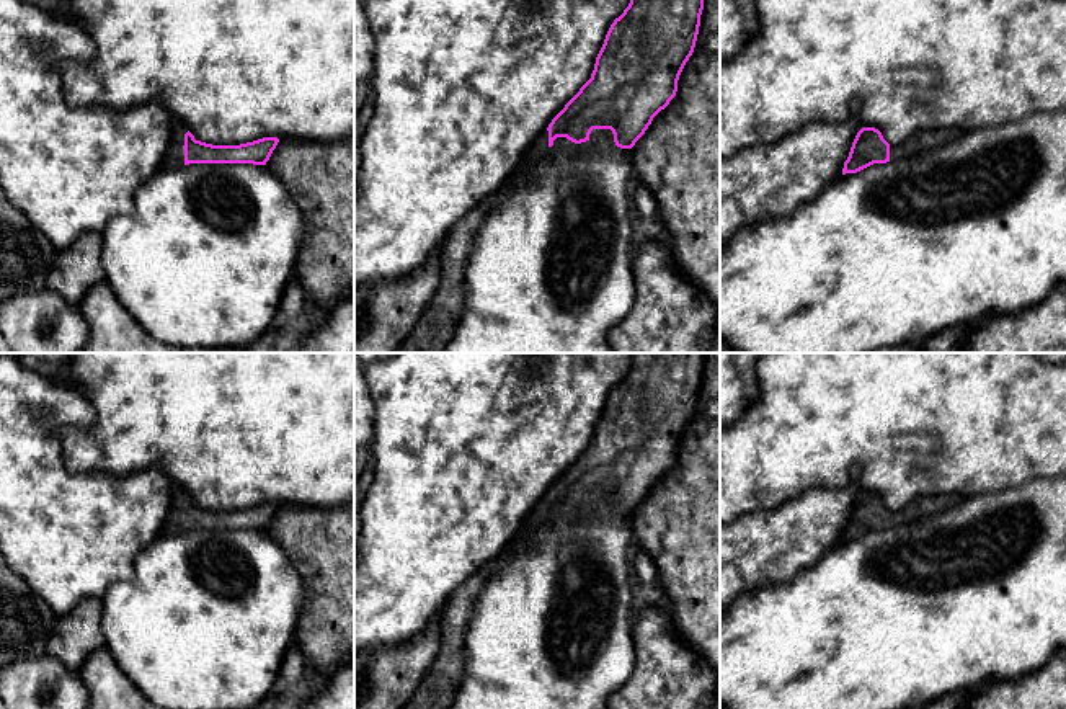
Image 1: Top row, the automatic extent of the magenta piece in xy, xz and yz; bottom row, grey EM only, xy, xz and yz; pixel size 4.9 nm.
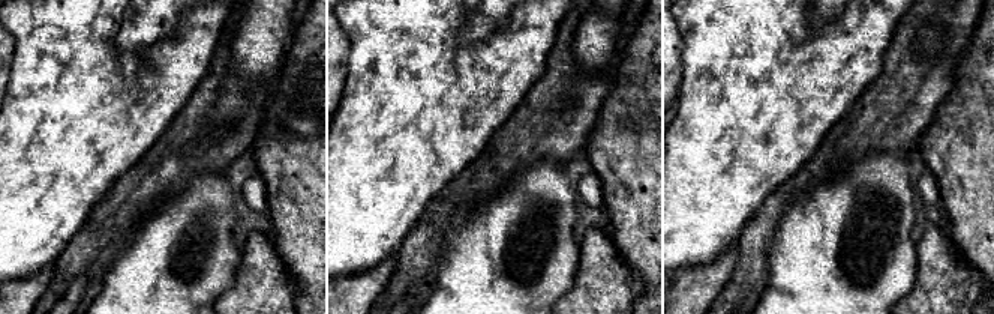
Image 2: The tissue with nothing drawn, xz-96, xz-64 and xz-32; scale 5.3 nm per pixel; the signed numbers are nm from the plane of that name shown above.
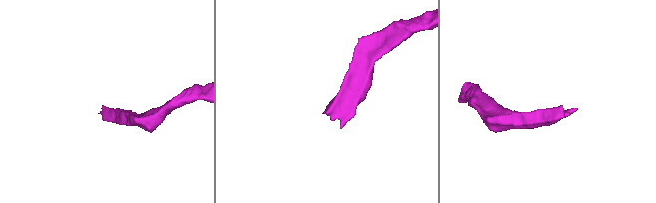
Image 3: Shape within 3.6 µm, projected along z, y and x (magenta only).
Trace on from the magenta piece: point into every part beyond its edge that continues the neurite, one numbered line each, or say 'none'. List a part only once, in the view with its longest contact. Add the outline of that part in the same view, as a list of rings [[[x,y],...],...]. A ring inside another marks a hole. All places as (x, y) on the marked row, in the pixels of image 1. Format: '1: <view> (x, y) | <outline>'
1: xy (175, 156) | [[[176,119],[171,123],[171,139],[170,147],[163,158],[165,168],[176,168],[184,165],[184,134],[188,132],[188,127],[183,121]]]

